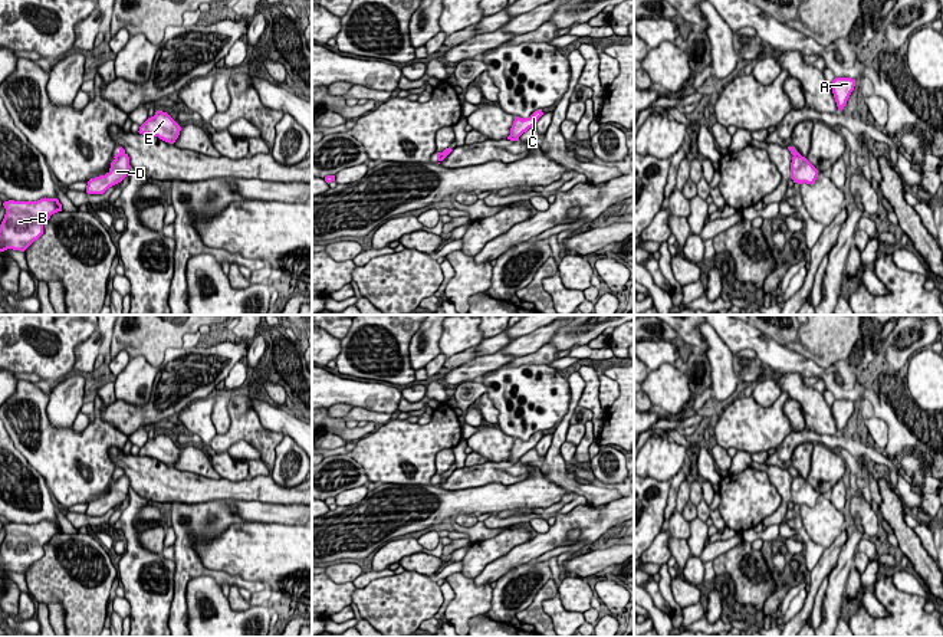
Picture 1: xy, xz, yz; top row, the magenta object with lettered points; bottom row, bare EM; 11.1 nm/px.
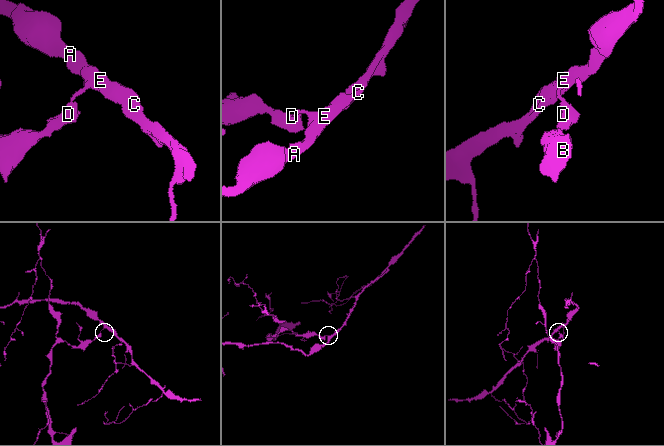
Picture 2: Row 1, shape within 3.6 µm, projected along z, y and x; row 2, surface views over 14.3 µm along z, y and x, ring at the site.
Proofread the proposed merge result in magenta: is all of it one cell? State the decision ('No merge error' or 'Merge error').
Merge error

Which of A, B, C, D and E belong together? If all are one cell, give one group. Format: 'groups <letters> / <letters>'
groups A C E / B D

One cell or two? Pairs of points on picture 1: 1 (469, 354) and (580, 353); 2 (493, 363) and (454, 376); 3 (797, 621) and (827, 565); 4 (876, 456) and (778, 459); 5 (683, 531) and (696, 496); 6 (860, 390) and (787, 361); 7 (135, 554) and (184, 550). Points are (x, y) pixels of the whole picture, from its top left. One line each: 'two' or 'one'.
1: two
2: one
3: one
4: one
5: one
6: one
7: two

